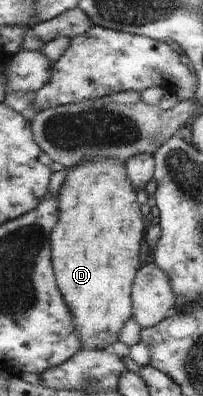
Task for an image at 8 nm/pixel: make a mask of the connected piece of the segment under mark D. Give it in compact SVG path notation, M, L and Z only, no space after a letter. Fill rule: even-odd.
M96 158L95 160L67 168L64 183L58 192L59 223L56 224L55 229L50 234L50 250L53 255L53 266L60 291L67 301L68 307L72 310L73 322L79 336L82 338L84 348L104 349L110 347L112 343L116 343L119 340L120 332L134 315L132 288L134 287L135 277L138 275L139 269L145 265L141 254L144 253L145 237L149 228L146 217L140 211L141 203L136 199L136 191L137 189L132 185L128 177L127 165L123 161L120 161L118 158Z

